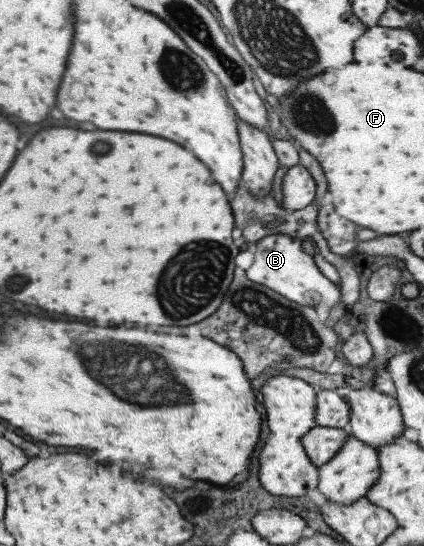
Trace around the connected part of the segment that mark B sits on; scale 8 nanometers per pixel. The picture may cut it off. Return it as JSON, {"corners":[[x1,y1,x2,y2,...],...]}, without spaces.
{"corners":[[270,234,260,238,255,243,253,264,244,273,246,278,257,284,267,286,269,290,281,294,291,302,313,307,319,305,328,309,341,300,340,289,335,283,329,282,316,268,311,255,301,250,301,240,286,234]]}

